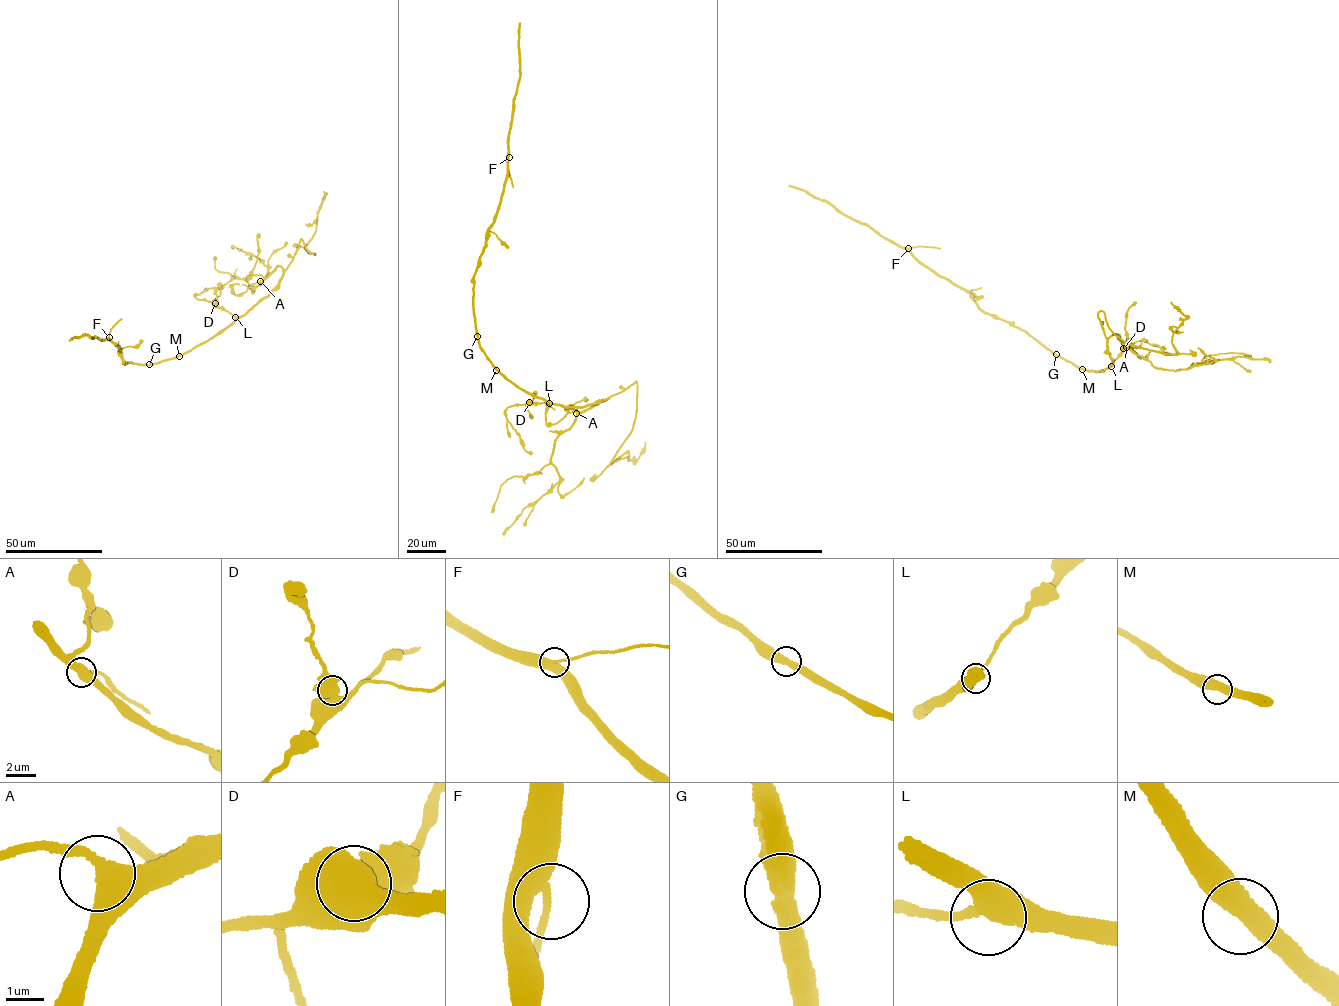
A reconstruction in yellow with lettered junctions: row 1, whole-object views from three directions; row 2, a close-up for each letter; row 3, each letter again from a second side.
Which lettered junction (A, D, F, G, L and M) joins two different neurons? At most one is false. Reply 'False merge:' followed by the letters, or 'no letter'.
False merge: no letter

